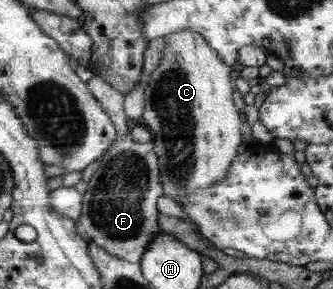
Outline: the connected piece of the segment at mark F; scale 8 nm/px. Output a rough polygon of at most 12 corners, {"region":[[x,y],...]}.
{"region":[[86,84],[117,143],[87,182],[77,231],[138,263],[161,232],[154,141],[125,135],[124,94]]}

